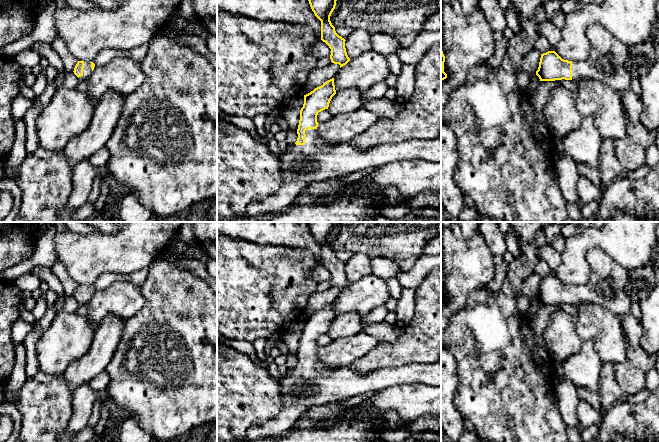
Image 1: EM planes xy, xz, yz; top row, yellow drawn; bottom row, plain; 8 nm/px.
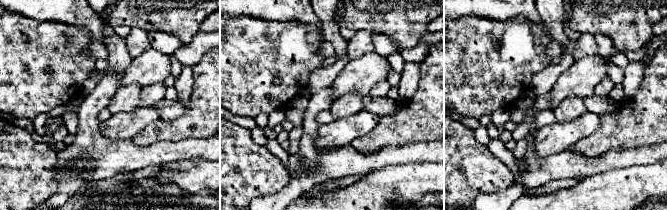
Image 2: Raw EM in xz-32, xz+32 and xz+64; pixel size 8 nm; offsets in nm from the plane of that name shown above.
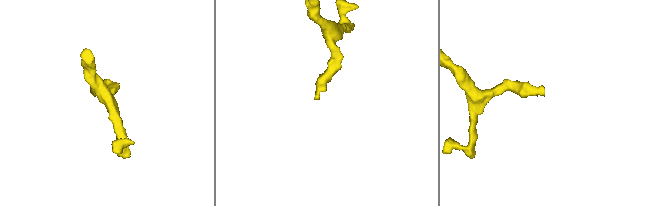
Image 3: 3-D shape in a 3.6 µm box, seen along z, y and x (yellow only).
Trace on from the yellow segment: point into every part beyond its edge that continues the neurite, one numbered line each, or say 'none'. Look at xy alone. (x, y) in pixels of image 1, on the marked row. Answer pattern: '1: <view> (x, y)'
1: xy (87, 70)

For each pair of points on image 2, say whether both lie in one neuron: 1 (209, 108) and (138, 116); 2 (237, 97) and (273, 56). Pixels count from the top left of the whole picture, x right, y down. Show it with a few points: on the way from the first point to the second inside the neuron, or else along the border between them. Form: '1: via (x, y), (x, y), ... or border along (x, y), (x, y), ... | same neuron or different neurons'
1: border along (159, 117), (140, 131) | different neurons
2: via (245, 87), (247, 82), (263, 66) | same neuron

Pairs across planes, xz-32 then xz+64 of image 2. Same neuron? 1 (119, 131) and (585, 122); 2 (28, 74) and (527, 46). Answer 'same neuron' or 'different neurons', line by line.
1: same neuron
2: same neuron

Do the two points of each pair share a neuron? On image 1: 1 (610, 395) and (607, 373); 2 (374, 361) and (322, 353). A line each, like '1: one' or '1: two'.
1: one
2: two

